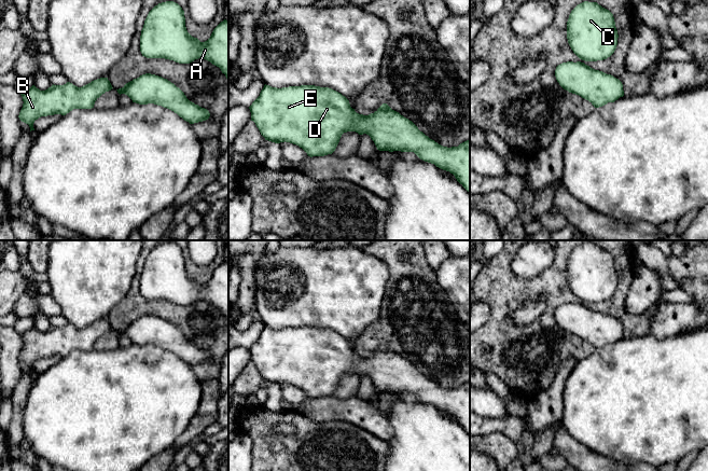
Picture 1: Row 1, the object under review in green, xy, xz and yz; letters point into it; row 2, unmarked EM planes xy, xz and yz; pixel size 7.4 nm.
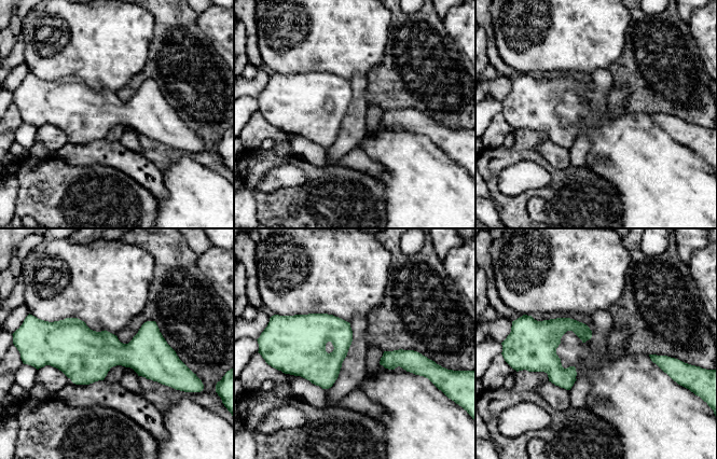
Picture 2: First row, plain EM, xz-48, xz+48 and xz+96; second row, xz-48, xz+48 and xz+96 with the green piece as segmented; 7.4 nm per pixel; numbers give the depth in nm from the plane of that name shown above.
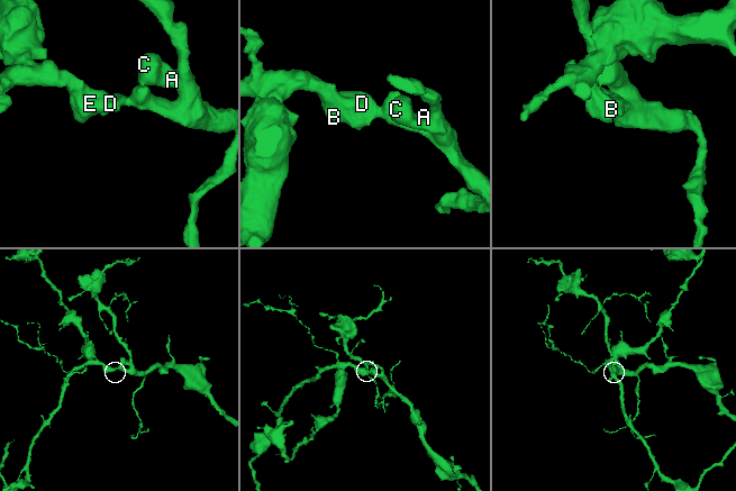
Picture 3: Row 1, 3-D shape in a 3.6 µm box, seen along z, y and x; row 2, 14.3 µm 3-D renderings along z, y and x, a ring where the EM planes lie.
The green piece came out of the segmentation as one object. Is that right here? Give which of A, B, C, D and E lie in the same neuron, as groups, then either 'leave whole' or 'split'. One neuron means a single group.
groups A B C D E; leave whole

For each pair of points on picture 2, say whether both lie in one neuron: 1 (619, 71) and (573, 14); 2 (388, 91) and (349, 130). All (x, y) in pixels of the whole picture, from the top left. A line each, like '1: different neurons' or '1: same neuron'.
1: different neurons
2: different neurons

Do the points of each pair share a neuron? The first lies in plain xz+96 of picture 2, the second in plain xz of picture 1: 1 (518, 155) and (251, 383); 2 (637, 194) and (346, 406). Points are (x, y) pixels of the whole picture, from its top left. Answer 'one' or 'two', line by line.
1: two
2: two

